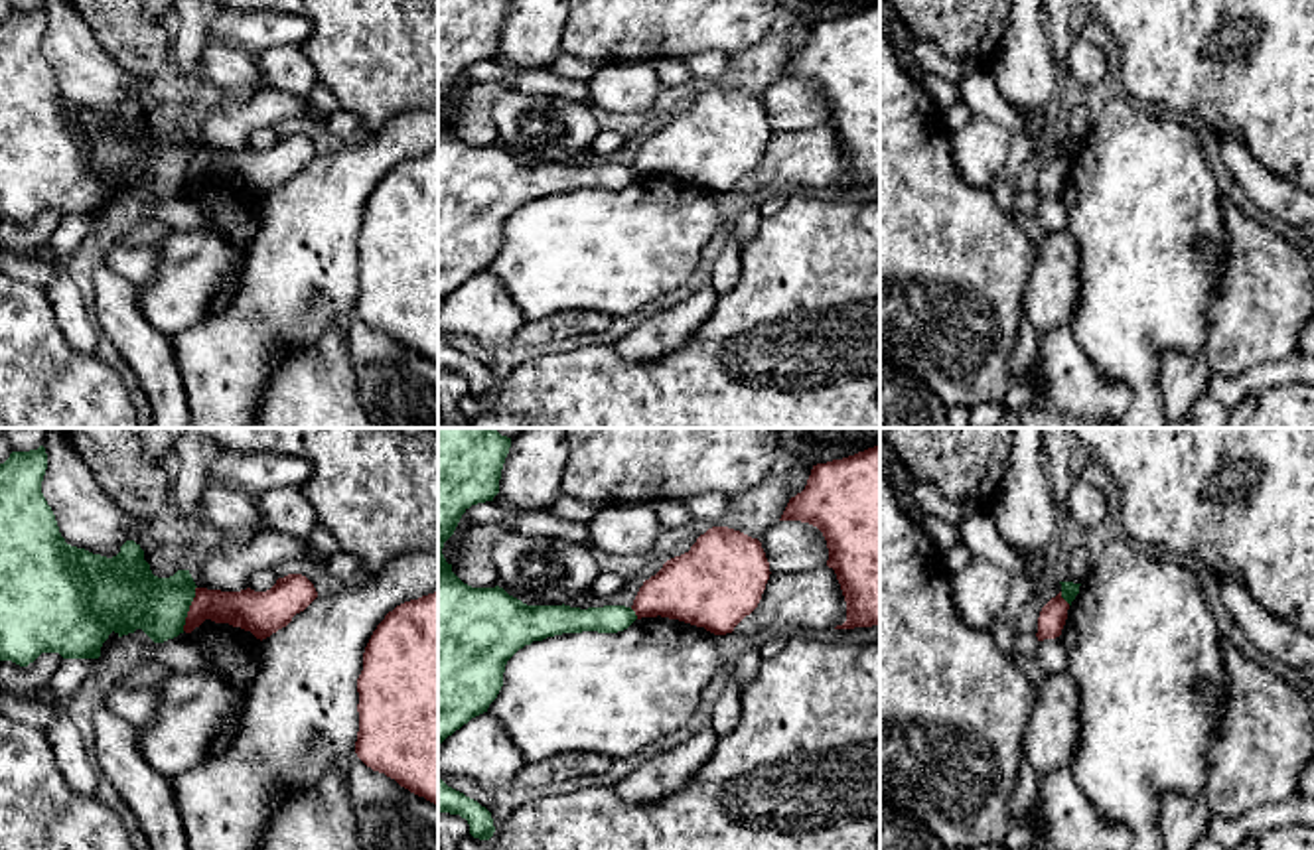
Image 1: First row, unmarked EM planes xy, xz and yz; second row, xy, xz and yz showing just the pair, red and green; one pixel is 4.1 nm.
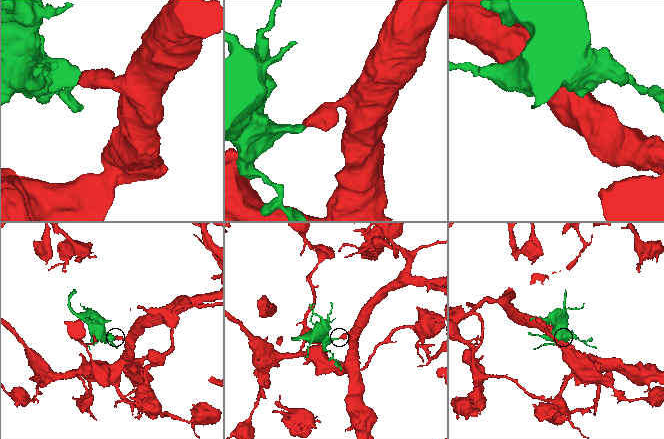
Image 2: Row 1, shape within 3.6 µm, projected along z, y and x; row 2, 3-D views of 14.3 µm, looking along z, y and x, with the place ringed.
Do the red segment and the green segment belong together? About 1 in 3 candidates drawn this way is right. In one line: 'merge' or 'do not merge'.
do not merge

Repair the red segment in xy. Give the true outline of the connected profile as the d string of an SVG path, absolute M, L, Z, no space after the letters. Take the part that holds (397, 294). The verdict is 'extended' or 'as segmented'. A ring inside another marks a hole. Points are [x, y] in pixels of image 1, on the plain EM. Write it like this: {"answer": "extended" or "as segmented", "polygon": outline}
{"answer": "as segmented", "polygon": "M438 150L404 160L373 189L357 237L357 316L438 363Z"}

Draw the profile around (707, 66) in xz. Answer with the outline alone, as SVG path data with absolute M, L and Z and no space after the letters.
M706 51L683 59L691 75L696 79L720 79L730 67L730 55L722 51Z

